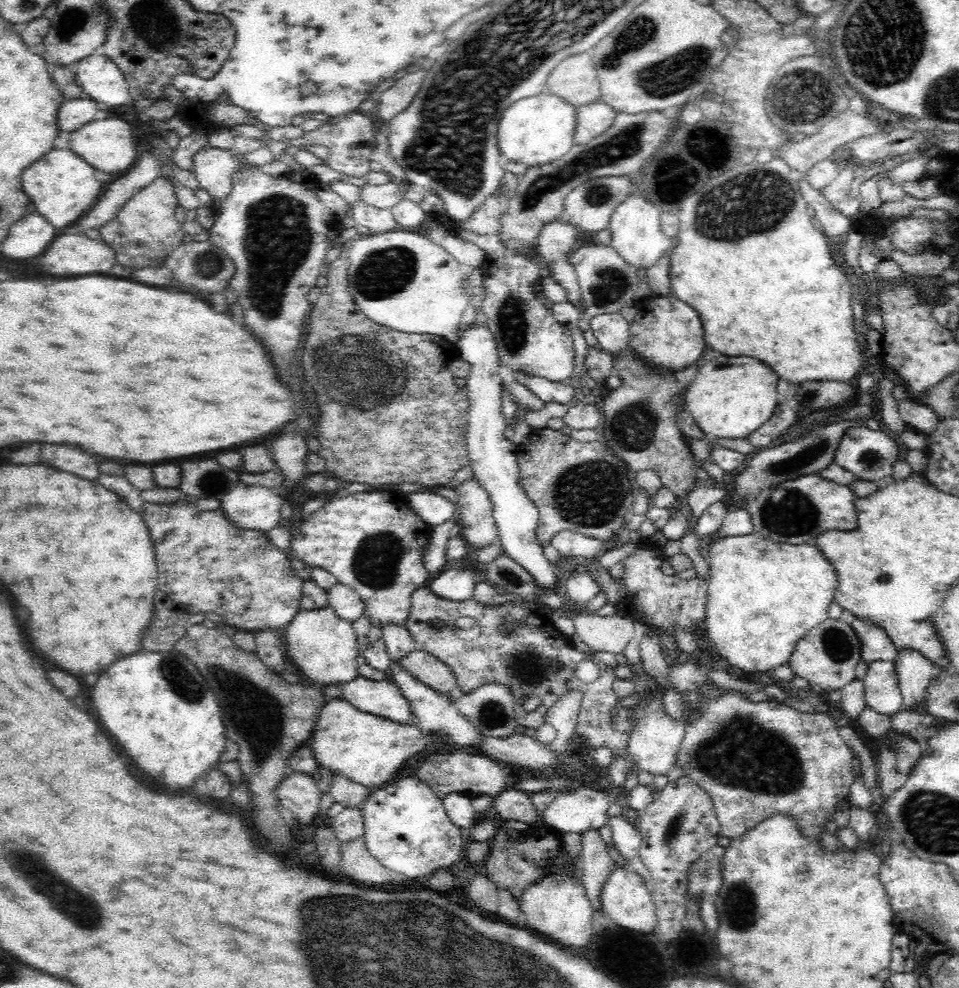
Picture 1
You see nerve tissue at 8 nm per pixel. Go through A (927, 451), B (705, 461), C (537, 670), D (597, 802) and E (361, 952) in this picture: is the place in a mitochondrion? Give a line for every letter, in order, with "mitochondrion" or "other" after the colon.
A: other
B: other
C: mitochondrion
D: other
E: mitochondrion

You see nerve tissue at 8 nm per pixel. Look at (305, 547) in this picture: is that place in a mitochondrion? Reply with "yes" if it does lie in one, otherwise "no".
no

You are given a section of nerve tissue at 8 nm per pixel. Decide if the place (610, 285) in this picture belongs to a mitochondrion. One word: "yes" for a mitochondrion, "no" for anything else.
yes

